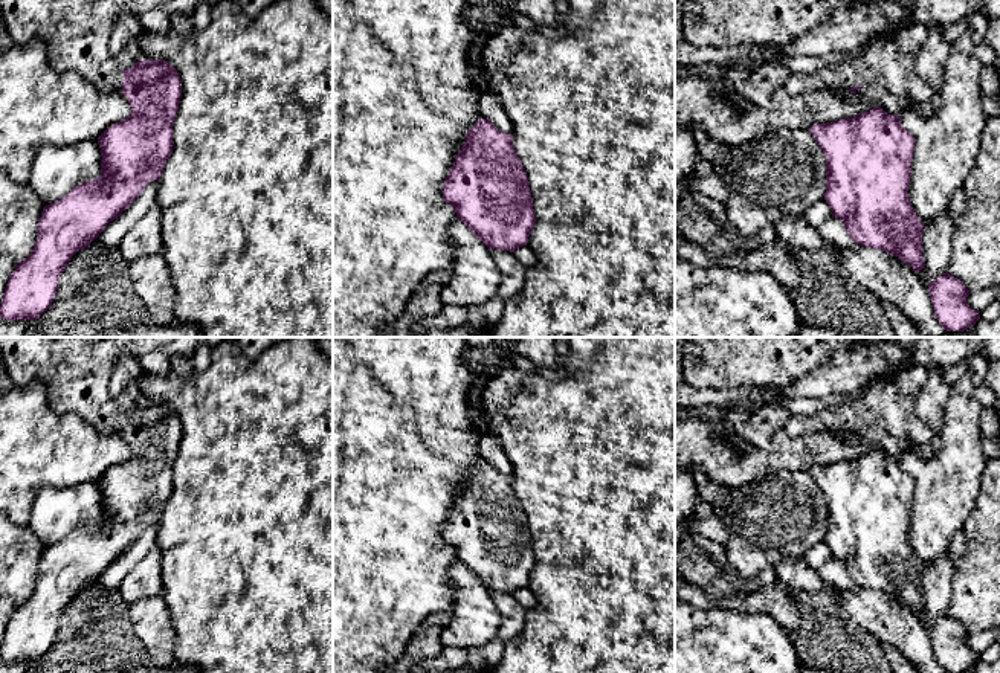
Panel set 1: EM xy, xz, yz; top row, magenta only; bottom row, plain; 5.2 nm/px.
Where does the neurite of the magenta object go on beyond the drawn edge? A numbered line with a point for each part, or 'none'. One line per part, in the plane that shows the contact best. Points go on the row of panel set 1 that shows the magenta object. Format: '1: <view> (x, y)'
1: xy (77, 32)

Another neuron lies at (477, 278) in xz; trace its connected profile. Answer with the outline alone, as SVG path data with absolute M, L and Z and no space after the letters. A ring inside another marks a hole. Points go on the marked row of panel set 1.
M461 221L447 230L453 275L441 290L444 305L481 305L498 296L502 273L492 250Z

